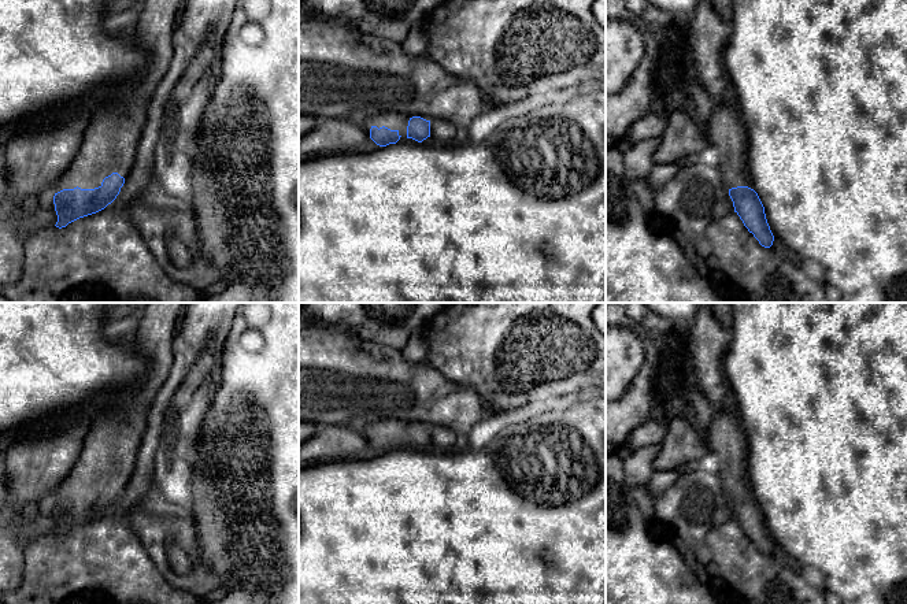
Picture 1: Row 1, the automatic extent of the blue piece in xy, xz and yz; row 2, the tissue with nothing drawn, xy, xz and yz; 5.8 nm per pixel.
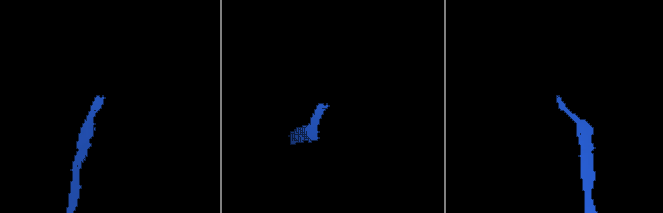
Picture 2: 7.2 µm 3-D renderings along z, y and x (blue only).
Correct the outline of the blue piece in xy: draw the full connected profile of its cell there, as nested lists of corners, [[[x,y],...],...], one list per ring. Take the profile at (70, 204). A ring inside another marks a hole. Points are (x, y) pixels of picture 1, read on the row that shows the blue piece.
[[[145,0],[132,33],[147,55],[142,71],[93,108],[67,181],[74,189],[53,196],[56,227],[96,214],[111,204],[133,167],[147,105],[174,53],[185,0]]]

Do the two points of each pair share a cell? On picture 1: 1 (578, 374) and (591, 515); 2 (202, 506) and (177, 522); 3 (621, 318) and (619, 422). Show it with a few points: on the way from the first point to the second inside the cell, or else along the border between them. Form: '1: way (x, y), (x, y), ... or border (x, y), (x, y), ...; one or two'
1: border (570, 399), (540, 410); two
2: border (189, 506), (199, 543); two
3: way (647, 340), (648, 367), (639, 395); one

